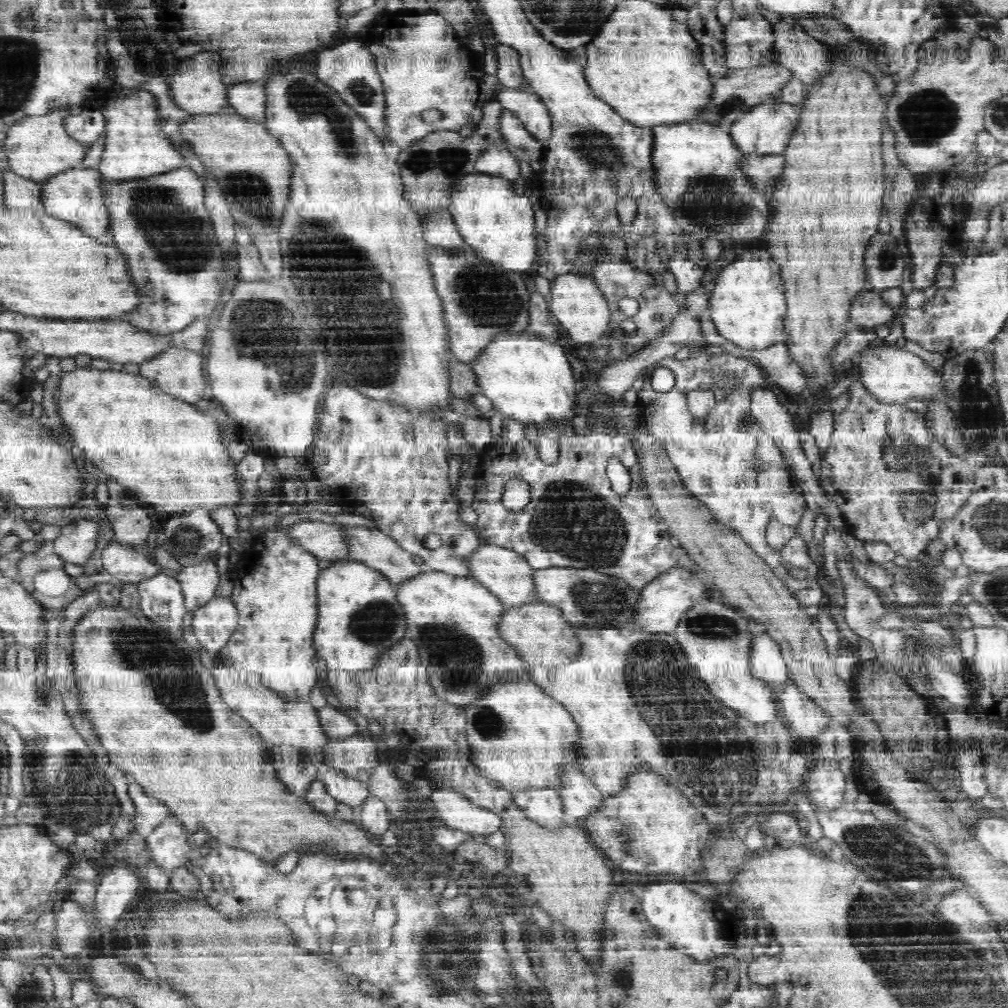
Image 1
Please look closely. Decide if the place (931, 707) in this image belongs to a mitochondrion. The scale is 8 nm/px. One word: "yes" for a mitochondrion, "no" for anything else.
no

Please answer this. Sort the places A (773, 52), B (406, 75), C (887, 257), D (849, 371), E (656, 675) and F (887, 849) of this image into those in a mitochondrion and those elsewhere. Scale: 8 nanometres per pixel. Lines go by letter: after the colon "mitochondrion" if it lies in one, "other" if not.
A: other
B: other
C: mitochondrion
D: other
E: mitochondrion
F: mitochondrion

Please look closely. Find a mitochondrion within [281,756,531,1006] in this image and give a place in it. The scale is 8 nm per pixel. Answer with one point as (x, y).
(447, 970)

